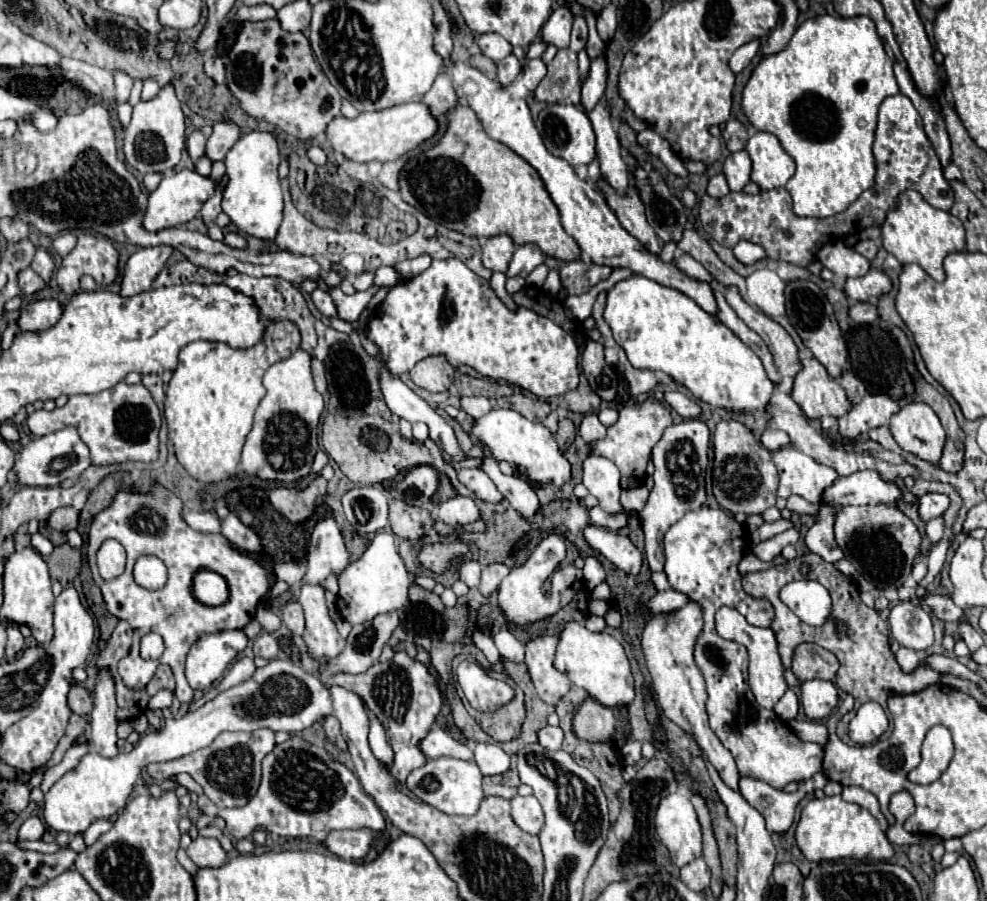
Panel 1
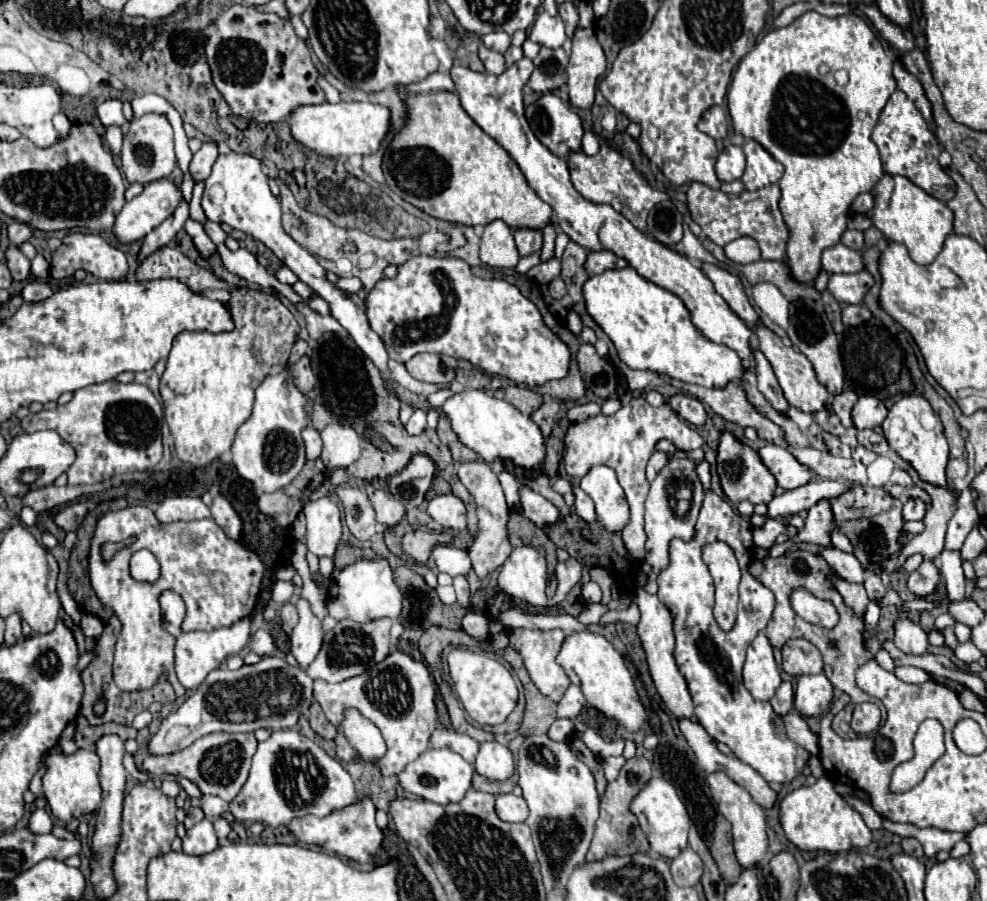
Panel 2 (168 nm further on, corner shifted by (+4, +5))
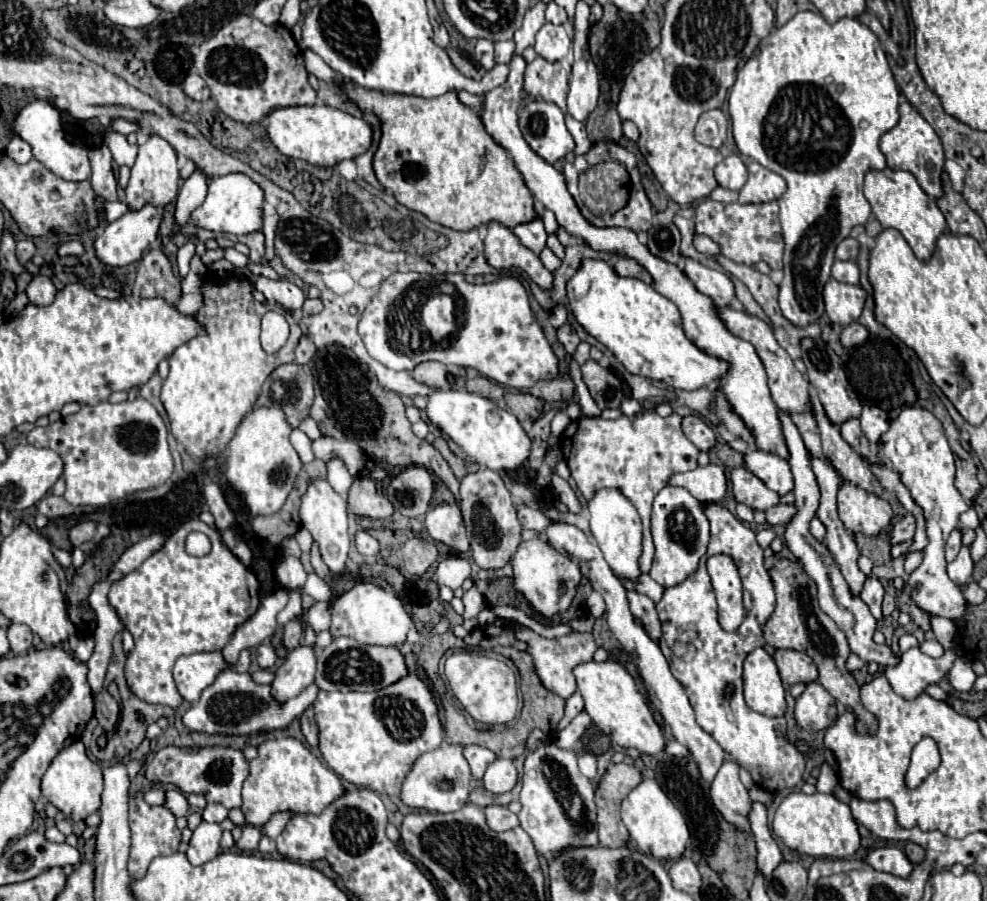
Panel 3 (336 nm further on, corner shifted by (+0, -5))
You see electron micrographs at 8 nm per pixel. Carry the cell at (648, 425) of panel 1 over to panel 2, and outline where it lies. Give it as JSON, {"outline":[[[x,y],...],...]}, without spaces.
{"outline":[[[642,396],[630,400],[630,404],[622,406],[612,416],[598,414],[594,418],[586,418],[584,422],[570,424],[564,438],[564,444],[566,444],[564,468],[570,478],[582,478],[586,476],[586,472],[590,472],[592,466],[600,466],[600,464],[610,466],[618,474],[620,486],[624,488],[624,494],[632,512],[630,524],[622,532],[622,540],[630,556],[638,562],[642,562],[646,556],[646,550],[644,550],[644,544],[646,544],[644,500],[648,494],[646,464],[648,464],[648,458],[656,452],[658,440],[670,440],[676,448],[682,448],[682,450],[694,450],[702,446],[700,434],[688,428],[688,424],[684,424],[668,404],[654,408]]]}

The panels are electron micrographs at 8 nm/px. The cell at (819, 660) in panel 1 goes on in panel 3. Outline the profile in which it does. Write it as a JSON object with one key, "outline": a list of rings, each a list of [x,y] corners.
{"outline":[[[776,650],[774,654],[776,666],[780,670],[780,678],[786,686],[792,686],[796,682],[814,682],[818,680],[818,668],[812,662],[812,658],[798,650]]]}

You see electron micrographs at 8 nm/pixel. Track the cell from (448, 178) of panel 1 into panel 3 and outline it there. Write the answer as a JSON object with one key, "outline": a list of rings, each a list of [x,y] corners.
{"outline":[[[344,84],[342,94],[358,104],[362,110],[380,116],[382,138],[374,154],[374,172],[378,176],[378,182],[384,188],[390,188],[394,198],[402,206],[424,214],[436,224],[464,232],[488,222],[500,222],[506,228],[514,228],[518,224],[526,224],[538,218],[534,196],[526,188],[518,168],[514,166],[506,150],[498,146],[484,130],[480,116],[458,100],[456,92],[446,92],[444,96],[426,100],[406,94],[382,94],[354,84]]]}

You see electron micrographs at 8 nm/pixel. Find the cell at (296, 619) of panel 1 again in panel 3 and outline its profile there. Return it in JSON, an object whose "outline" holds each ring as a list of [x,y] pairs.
{"outline":[[[294,618],[284,626],[284,646],[288,650],[294,650],[300,644],[302,636],[304,636],[304,628],[302,628],[300,618]]]}

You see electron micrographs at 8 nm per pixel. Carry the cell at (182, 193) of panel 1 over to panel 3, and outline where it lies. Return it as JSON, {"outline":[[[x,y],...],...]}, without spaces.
{"outline":[[[146,204],[144,208],[140,210],[130,210],[126,212],[122,218],[118,218],[116,222],[110,222],[102,236],[96,238],[94,246],[96,246],[96,256],[106,264],[106,266],[112,266],[112,268],[118,268],[118,266],[128,266],[136,260],[142,258],[144,250],[156,240],[156,234],[158,234],[158,228],[162,224],[162,210],[152,206],[152,204]]]}

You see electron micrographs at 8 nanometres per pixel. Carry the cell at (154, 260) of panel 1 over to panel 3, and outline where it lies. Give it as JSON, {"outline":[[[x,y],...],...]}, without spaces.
{"outline":[[[194,170],[190,178],[184,180],[180,194],[176,198],[176,228],[190,224],[190,214],[200,206],[208,192],[208,176],[202,170]]]}

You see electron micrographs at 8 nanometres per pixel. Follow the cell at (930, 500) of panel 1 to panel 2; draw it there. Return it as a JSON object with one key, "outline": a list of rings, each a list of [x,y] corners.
{"outline":[[[910,498],[902,508],[902,518],[904,520],[922,520],[924,514],[926,514],[926,504],[918,498]]]}

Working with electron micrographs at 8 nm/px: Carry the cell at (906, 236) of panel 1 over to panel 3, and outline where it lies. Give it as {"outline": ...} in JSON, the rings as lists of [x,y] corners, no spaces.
{"outline":[[[890,168],[882,172],[868,172],[864,182],[864,196],[872,206],[874,218],[882,224],[882,228],[898,230],[904,240],[910,244],[912,252],[918,260],[930,260],[932,252],[936,250],[936,240],[946,232],[948,224],[936,202],[918,186],[916,178],[910,172],[894,172]]]}

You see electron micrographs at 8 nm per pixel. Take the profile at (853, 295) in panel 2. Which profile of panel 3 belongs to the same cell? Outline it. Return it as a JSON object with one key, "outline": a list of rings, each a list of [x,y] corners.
{"outline":[[[830,278],[828,284],[824,286],[822,296],[824,296],[828,318],[836,326],[846,326],[846,324],[856,322],[860,318],[868,294],[862,286],[842,284],[842,282]]]}

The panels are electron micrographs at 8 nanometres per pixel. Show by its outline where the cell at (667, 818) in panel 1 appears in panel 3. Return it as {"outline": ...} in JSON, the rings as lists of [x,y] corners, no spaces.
{"outline":[[[644,778],[622,802],[622,822],[626,824],[632,840],[646,856],[656,860],[678,860],[686,850],[690,832],[682,812],[664,794],[654,778]]]}

